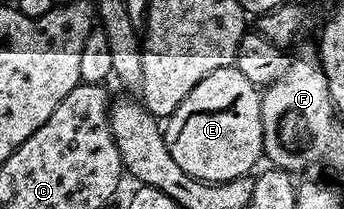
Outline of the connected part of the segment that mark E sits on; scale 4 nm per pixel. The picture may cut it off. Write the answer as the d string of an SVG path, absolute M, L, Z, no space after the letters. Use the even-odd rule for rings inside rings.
M235 64L198 80L190 96L174 108L162 126L174 164L199 182L229 182L251 175L264 153L260 96L258 87L242 76Z

